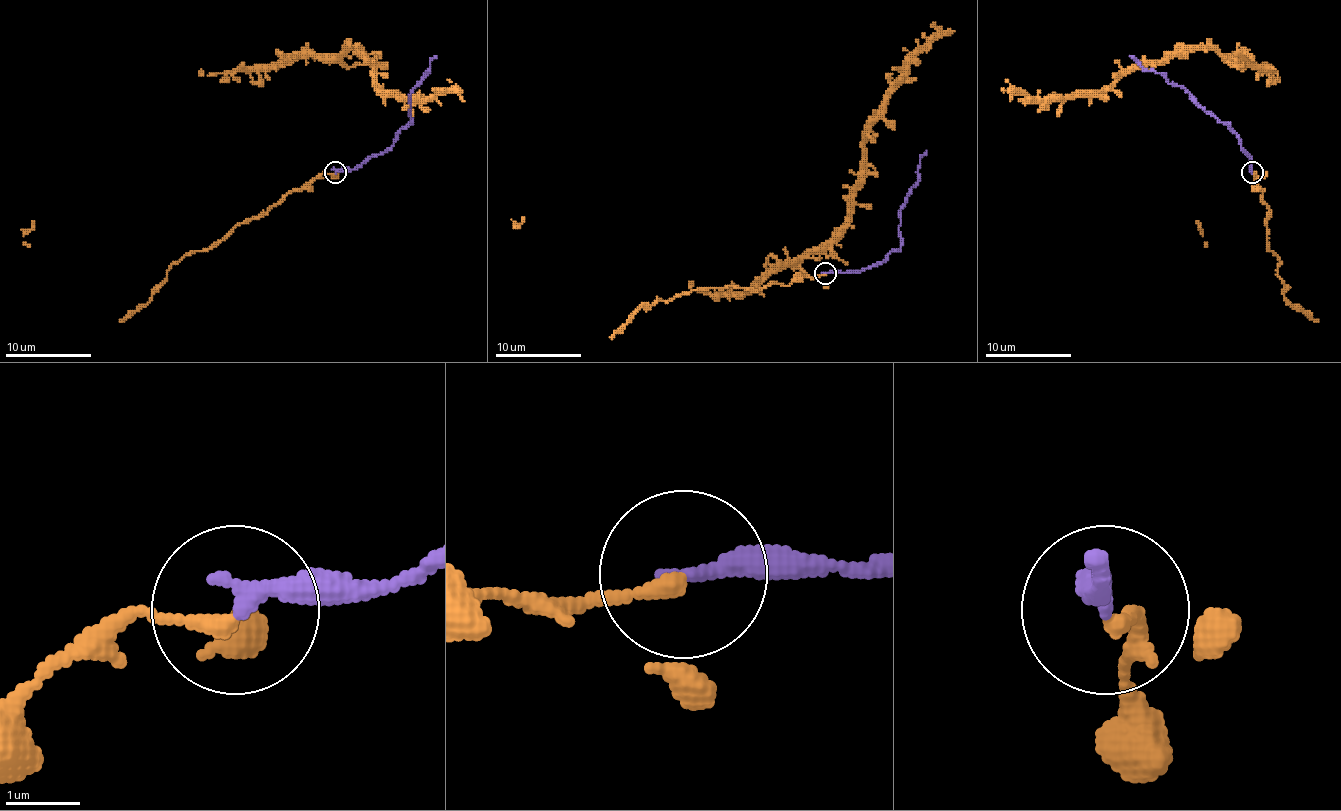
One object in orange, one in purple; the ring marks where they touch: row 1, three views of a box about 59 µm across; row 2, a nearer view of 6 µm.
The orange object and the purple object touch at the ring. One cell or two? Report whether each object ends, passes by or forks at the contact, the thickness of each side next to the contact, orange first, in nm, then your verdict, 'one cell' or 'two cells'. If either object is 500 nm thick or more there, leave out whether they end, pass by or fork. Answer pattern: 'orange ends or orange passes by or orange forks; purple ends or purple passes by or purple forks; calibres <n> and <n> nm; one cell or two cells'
orange passes by; purple ends; calibres 150 and 240 nm; one cell

